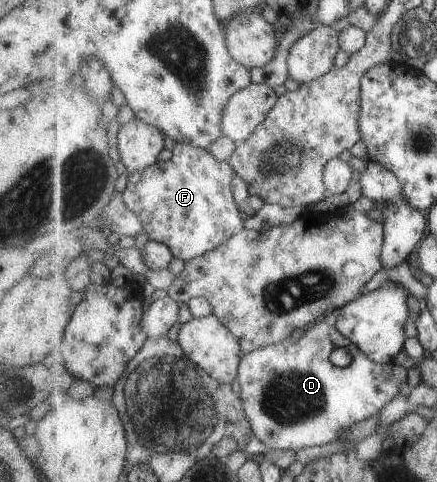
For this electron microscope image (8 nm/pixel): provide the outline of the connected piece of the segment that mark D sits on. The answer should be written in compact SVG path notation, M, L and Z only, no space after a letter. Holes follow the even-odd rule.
M324 319L309 327L296 343L292 339L286 339L276 345L258 347L246 355L242 353L241 357L237 379L239 395L246 415L251 420L255 436L270 449L298 451L303 447L323 446L335 442L340 437L340 431L346 431L352 425L380 413L384 406L399 395L400 383L408 381L410 376L410 369L397 366L393 361L372 361L344 337L336 325L327 325ZM338 349L344 349L351 356L351 362L346 367L337 367L330 361L331 353Z

